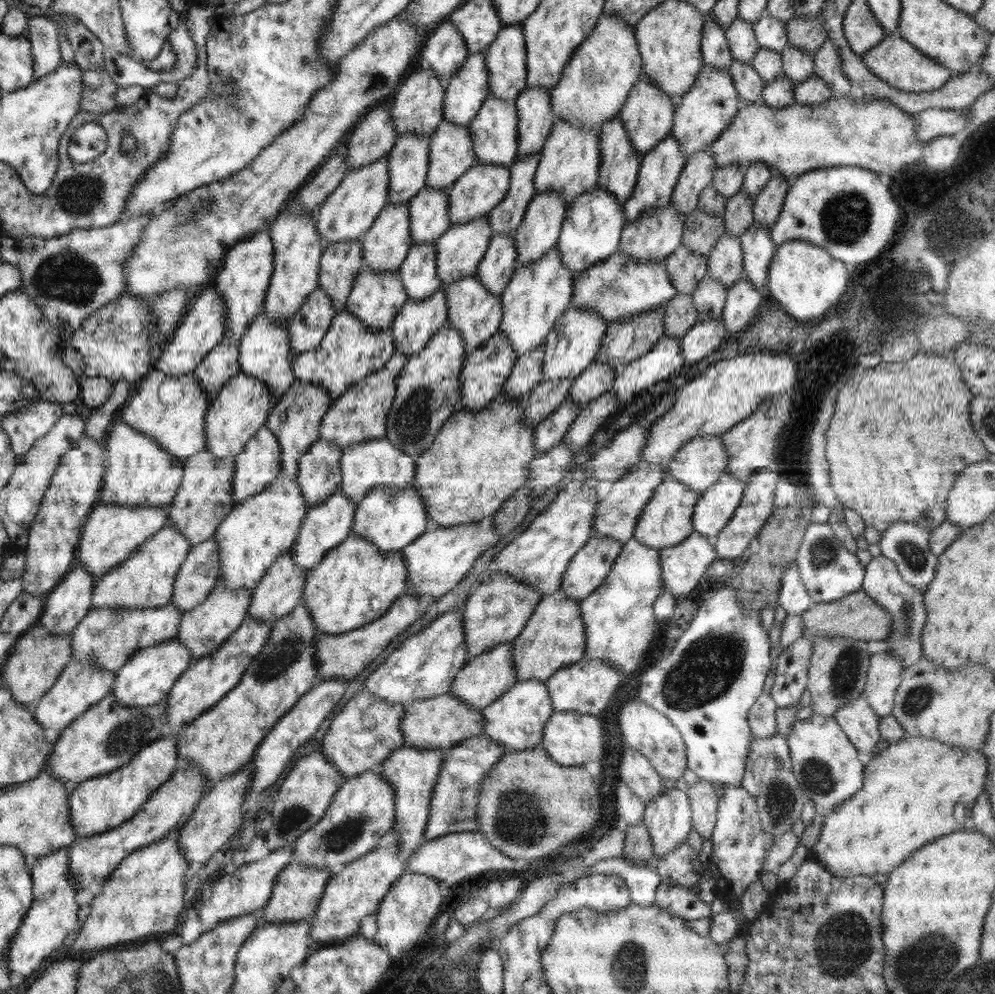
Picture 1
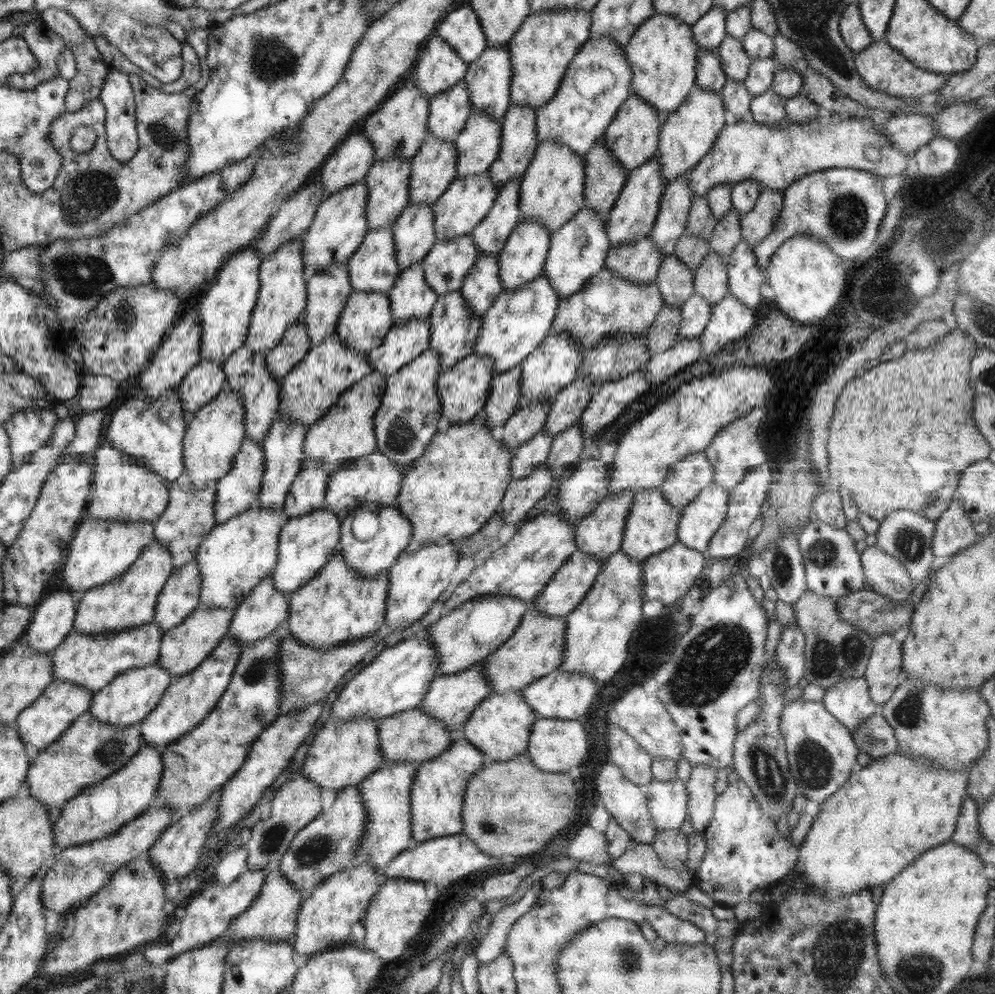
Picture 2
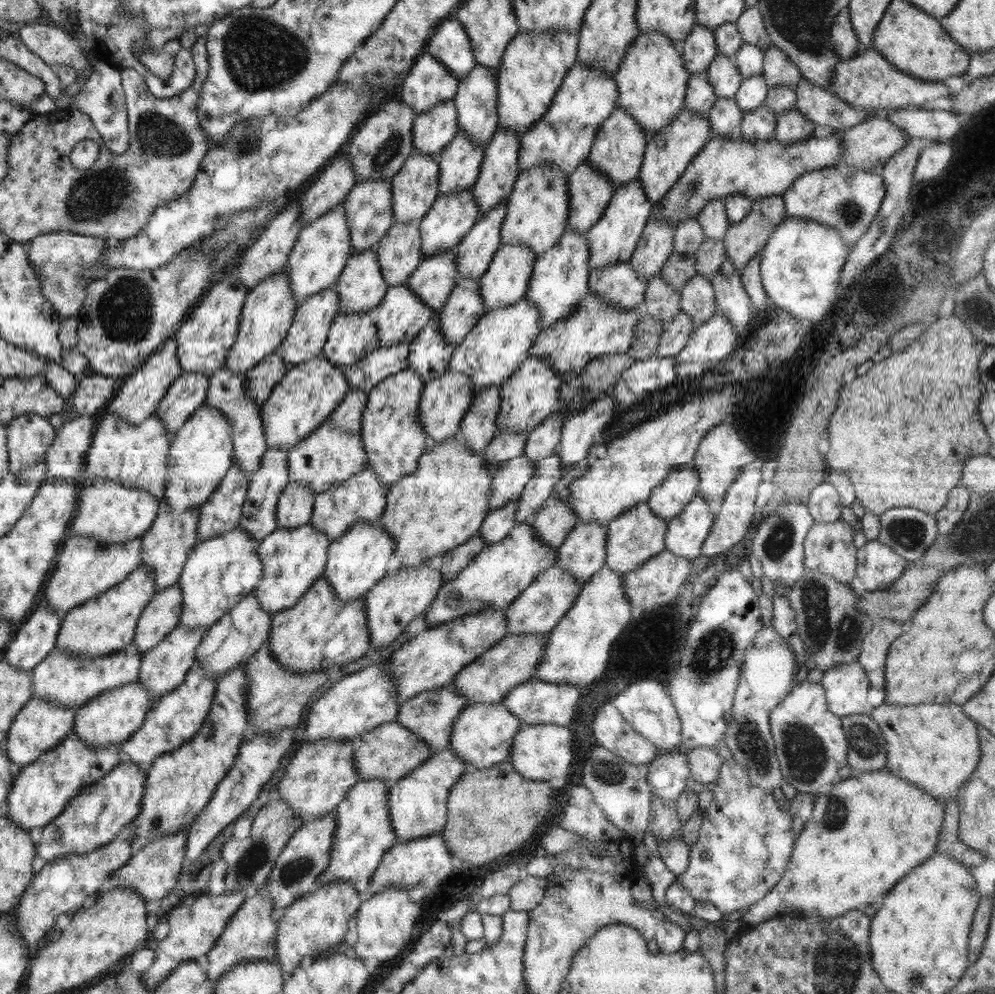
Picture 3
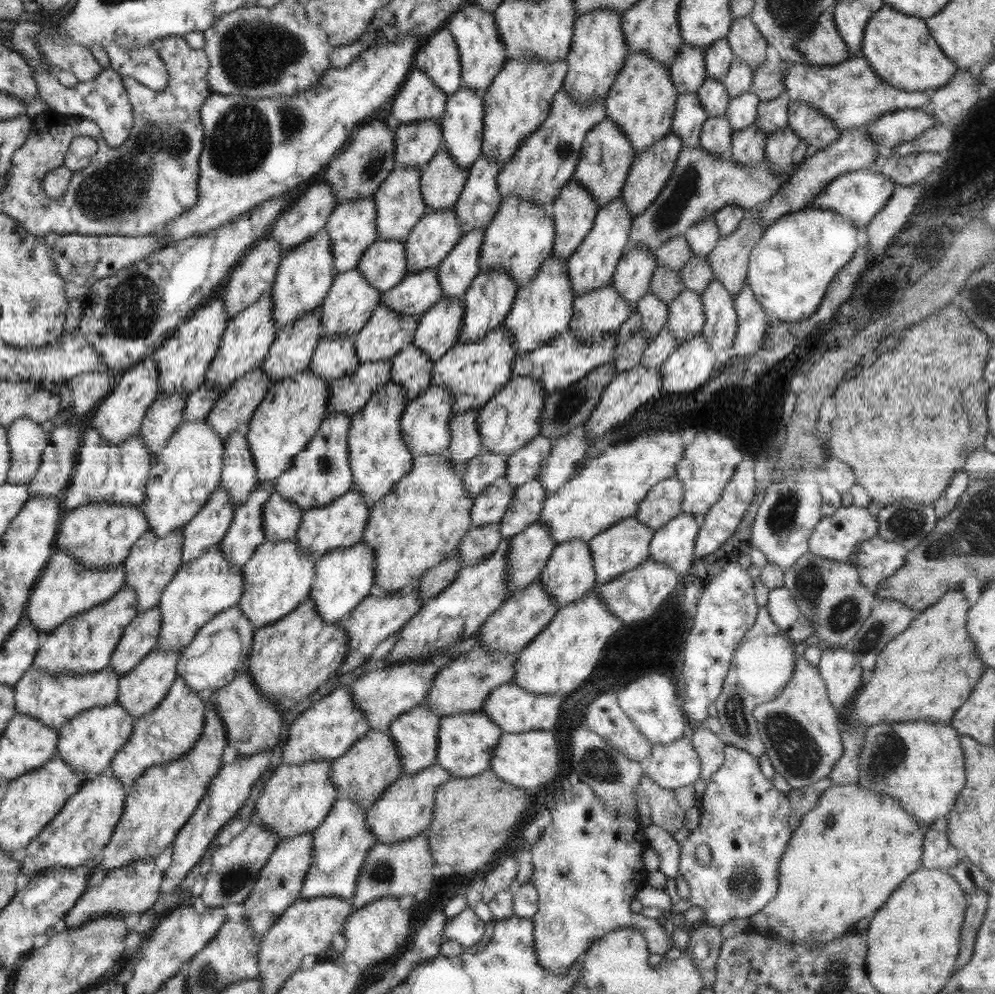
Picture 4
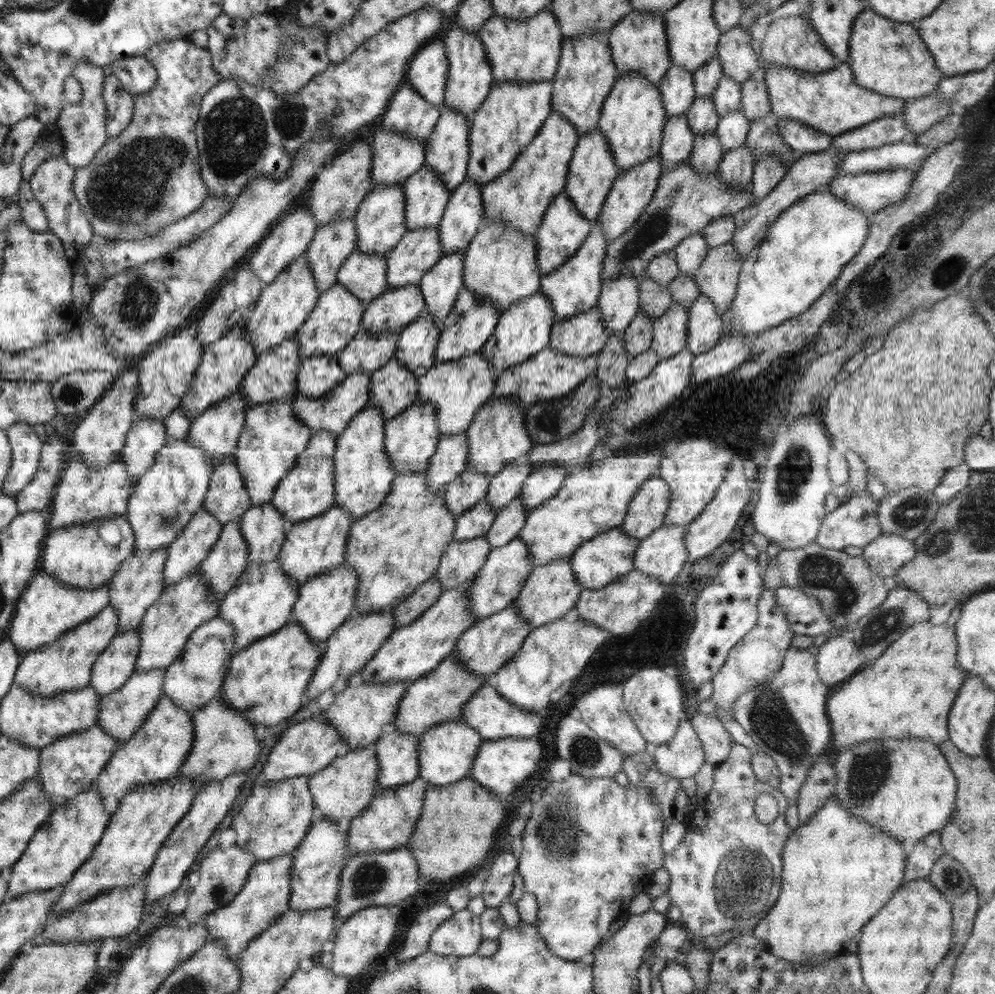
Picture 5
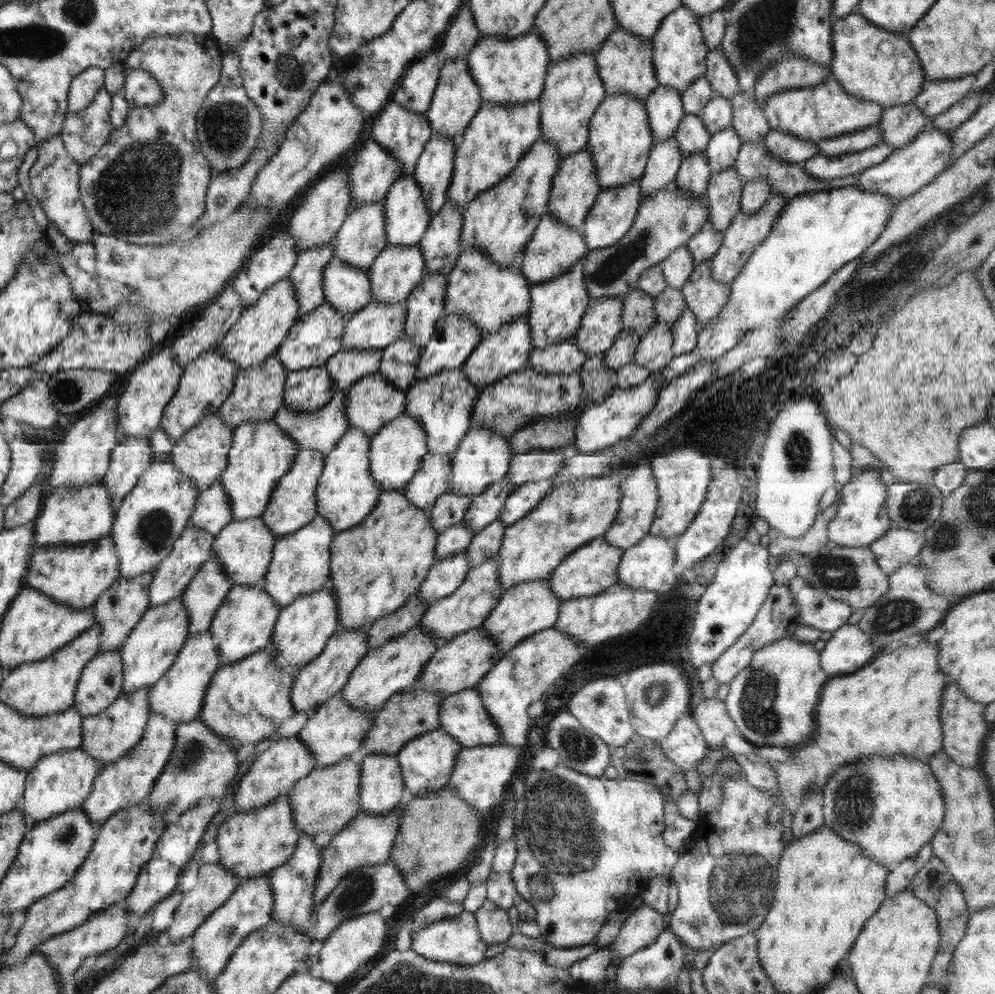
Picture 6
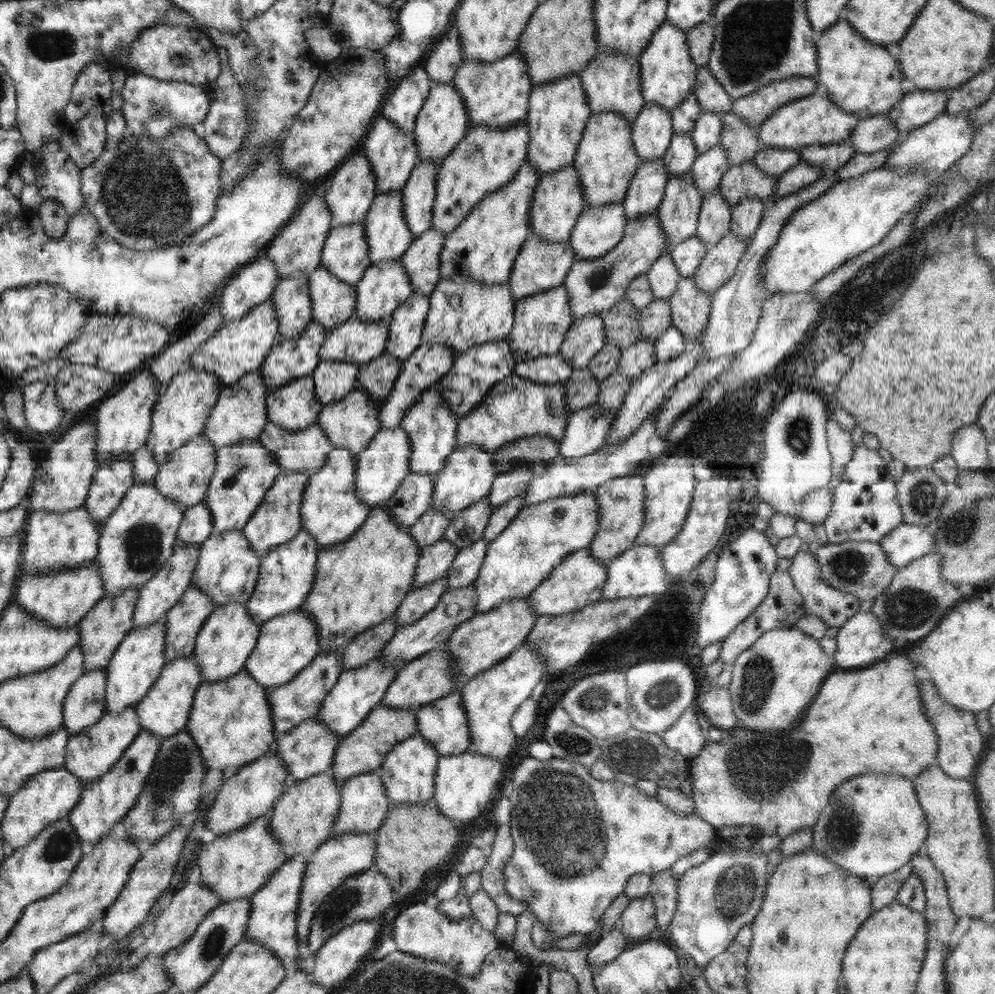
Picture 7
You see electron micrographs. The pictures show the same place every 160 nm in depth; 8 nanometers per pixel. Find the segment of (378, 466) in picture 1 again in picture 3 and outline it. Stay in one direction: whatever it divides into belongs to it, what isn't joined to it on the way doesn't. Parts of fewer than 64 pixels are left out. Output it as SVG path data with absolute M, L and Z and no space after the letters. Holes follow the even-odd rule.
M367 467L348 481L330 487L326 493L315 495L312 516L309 522L316 530L327 534L332 541L340 538L357 522L378 522L387 503L388 488Z

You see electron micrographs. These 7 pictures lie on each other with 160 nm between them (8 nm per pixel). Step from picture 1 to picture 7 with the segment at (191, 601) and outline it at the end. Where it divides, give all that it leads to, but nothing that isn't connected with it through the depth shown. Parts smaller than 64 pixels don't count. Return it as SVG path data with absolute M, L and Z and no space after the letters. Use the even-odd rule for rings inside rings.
M105 668L82 673L70 687L63 702L63 726L70 736L98 722L106 712Z

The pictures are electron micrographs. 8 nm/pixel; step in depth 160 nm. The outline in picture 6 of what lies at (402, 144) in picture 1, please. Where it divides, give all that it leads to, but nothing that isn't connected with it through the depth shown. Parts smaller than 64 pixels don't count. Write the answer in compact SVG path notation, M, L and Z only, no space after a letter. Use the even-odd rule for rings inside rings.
M335 241L299 253L289 279L297 292L300 318L325 302L323 270L333 256Z

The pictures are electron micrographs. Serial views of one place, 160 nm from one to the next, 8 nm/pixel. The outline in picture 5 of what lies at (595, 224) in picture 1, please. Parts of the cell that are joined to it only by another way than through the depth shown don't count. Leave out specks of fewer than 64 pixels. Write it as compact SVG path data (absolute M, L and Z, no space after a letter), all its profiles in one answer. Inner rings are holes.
M543 292L527 296L502 311L492 336L488 338L481 349L484 355L490 359L492 369L497 372L497 375L549 347L551 330L554 324L553 316L554 311L551 302Z

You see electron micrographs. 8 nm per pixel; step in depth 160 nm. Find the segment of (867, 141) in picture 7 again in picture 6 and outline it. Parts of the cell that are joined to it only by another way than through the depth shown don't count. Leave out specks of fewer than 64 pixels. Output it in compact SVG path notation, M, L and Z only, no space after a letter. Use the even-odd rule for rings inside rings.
M913 101L902 105L894 105L884 108L880 120L877 122L877 127L881 130L881 140L884 144L890 144L892 147L906 147L913 138L918 136L918 133L927 125L928 118L922 114L919 108Z

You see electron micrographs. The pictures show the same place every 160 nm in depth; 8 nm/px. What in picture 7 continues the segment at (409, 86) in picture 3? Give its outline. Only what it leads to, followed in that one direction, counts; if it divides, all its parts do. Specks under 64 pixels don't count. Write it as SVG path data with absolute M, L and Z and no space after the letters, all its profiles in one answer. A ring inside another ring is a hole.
M380 114L370 126L364 142L364 154L372 166L373 174L375 174L375 192L378 193L401 190L412 169L420 162L413 132L400 130L393 122Z

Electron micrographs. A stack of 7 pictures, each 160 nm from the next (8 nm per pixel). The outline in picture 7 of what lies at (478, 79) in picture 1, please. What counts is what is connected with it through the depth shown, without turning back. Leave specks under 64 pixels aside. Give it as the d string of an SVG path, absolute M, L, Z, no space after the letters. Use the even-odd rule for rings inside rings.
M362 154L344 162L330 180L325 191L325 201L335 224L363 222L369 211L375 192L375 174Z

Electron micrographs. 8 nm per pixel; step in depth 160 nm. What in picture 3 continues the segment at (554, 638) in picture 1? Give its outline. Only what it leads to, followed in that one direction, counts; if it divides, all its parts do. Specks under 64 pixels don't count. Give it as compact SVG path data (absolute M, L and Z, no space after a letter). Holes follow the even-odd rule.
M552 632L507 635L455 674L450 685L453 685L469 704L501 702L505 694L508 694L516 685L534 678L538 663L543 659L546 640L550 634Z

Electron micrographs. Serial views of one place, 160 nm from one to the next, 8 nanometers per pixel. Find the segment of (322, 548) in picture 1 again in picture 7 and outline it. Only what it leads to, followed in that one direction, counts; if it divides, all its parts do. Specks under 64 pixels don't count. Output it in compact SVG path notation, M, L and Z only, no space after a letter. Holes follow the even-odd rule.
M244 602L216 605L198 632L192 654L193 659L199 664L203 680L218 682L240 671L256 646L257 638L260 636L260 626L262 622L256 622L251 617Z

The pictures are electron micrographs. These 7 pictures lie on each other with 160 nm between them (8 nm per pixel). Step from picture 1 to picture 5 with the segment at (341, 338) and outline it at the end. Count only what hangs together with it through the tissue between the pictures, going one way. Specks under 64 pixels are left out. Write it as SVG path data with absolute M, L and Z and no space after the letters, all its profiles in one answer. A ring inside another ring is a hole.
M294 392L292 397L284 398L284 401L252 406L244 413L246 422L233 458L244 479L251 506L262 506L271 501L276 486L279 486L282 477L296 466L298 455L306 448L313 434L312 429L294 415L293 401L296 396L298 392Z

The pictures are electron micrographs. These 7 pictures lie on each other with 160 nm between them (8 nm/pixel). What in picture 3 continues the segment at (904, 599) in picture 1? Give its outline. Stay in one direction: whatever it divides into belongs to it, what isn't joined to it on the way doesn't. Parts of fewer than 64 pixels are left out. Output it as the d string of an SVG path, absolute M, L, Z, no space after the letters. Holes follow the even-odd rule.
M878 539L867 541L864 546L857 548L857 567L855 579L853 580L853 589L857 593L884 590L896 579L900 578L907 564L908 562L903 556L896 554L893 548L886 546Z

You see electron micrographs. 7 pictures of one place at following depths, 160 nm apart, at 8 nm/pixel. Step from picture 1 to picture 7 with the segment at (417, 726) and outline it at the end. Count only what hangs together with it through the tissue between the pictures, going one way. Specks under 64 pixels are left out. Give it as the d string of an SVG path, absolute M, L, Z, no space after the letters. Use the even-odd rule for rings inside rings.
M330 772L316 774L304 780L286 780L283 793L274 801L270 811L270 829L282 840L284 855L290 859L302 855L307 862L326 840L332 836L340 810L340 785Z

